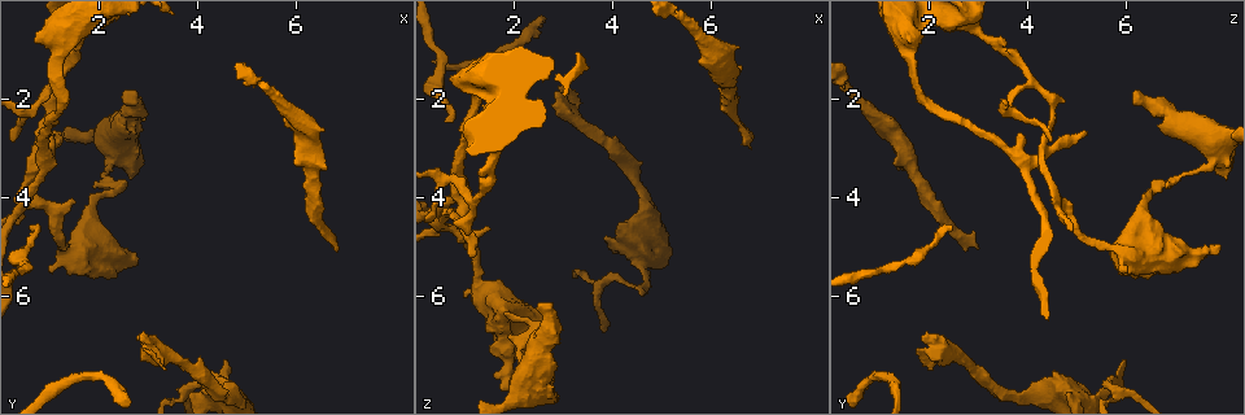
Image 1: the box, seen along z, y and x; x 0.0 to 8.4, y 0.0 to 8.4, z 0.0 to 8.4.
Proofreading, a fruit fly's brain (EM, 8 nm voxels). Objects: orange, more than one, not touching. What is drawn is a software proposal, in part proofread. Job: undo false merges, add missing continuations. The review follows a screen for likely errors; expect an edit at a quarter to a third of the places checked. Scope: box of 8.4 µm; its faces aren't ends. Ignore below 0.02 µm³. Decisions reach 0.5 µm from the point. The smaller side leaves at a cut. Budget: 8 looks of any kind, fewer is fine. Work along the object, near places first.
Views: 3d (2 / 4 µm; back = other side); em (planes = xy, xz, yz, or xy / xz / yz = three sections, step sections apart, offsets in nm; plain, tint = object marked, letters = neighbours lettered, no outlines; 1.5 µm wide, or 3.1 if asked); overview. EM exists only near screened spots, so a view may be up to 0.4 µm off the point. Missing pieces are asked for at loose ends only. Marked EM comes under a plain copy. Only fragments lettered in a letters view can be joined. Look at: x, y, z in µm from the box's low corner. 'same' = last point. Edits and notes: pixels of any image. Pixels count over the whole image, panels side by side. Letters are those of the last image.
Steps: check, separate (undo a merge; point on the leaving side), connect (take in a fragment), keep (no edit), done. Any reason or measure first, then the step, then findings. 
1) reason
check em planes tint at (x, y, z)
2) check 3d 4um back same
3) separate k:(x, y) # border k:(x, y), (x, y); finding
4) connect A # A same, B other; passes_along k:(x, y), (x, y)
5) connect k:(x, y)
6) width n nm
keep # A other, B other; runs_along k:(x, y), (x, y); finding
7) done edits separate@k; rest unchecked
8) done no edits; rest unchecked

thick end
check 3d 2um at (0.75, 0.85, 1.70)

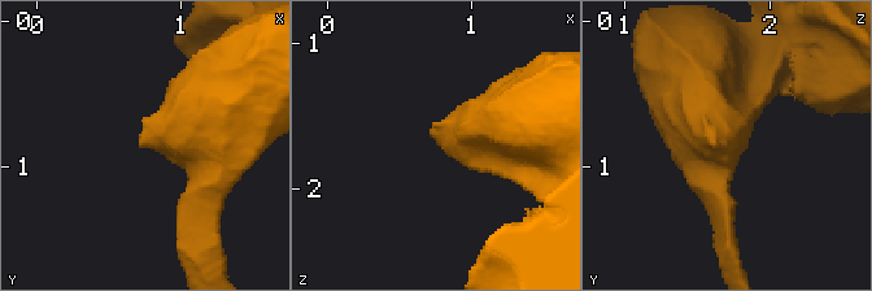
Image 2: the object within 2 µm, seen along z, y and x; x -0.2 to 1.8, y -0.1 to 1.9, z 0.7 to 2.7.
check em xz step 8 letters at (0.76, 0.86, 1.66)

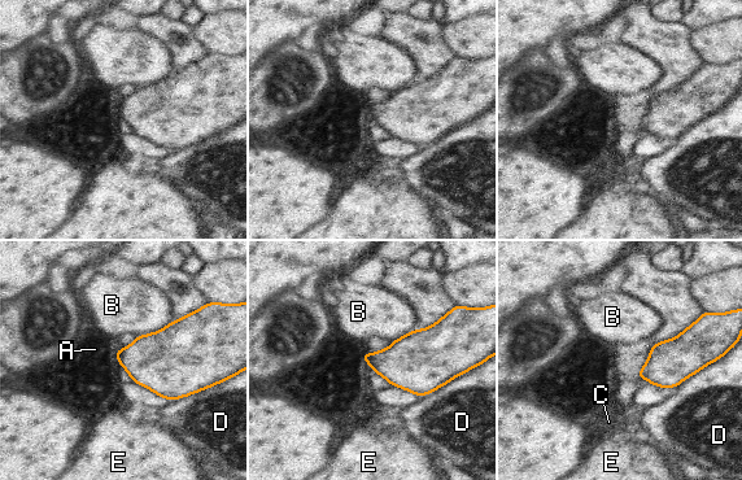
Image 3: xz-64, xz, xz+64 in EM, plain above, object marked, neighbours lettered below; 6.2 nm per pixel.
keep # A other, B other, C other, D other, E other; border 3:(114, 349), (116, 358); no lettered fragment goes on from it

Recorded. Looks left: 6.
free end
check 3d 2um at (1.20, 2.65, 5.20)

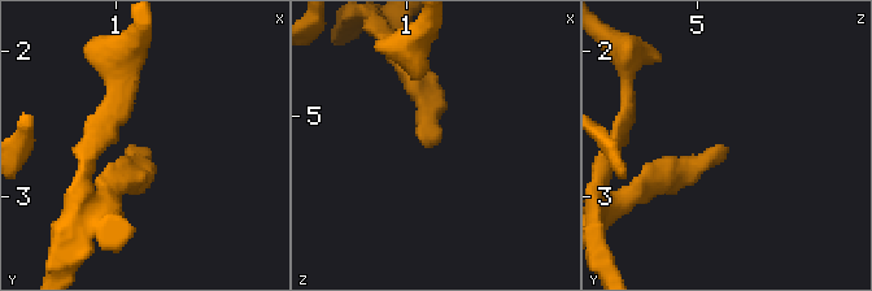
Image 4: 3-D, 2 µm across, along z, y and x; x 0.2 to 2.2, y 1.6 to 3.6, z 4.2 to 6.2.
now the EM
check em xy step 8 letters at (1.20, 2.68, 5.22)

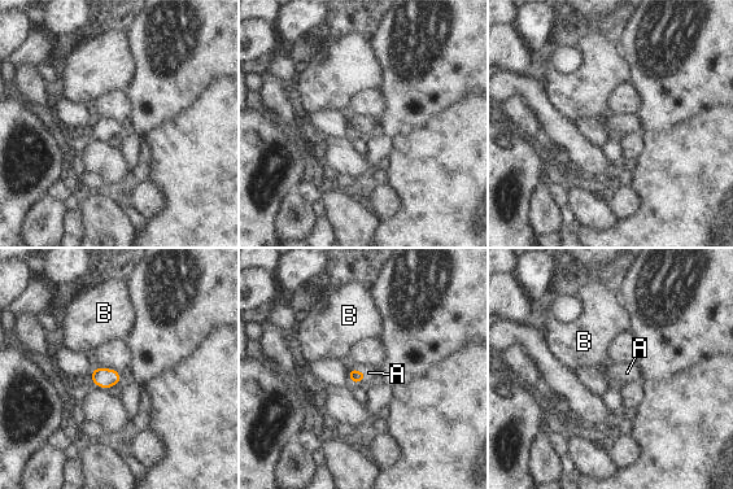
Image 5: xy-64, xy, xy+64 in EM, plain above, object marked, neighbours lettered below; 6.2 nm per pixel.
another direction
check em planes letters same

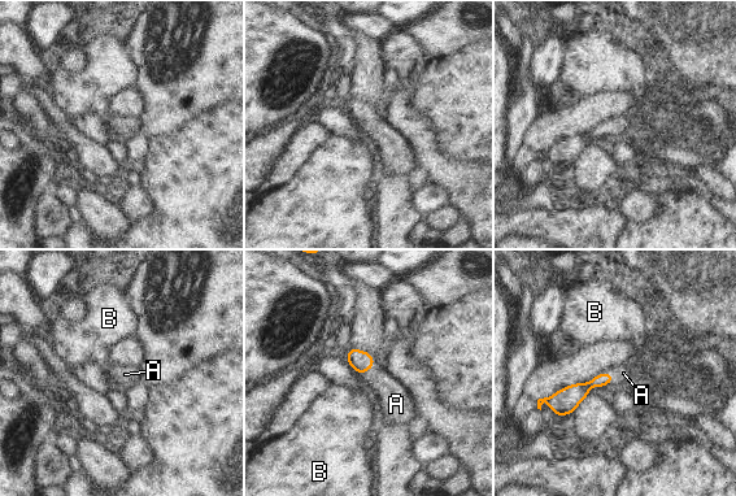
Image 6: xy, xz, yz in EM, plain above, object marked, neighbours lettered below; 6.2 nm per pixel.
longest_contact A 80 nm
connect A # A same, B other; the neuron continues

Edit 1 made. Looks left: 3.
free end
check em yz step 8 tint at (6.75, 4.95, 2.95)

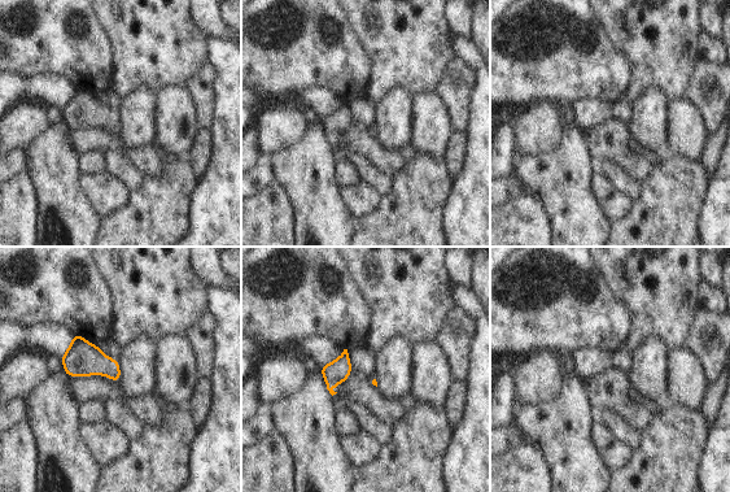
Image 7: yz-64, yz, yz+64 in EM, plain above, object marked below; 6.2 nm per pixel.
what lies round it
check em yz step 8 letters same

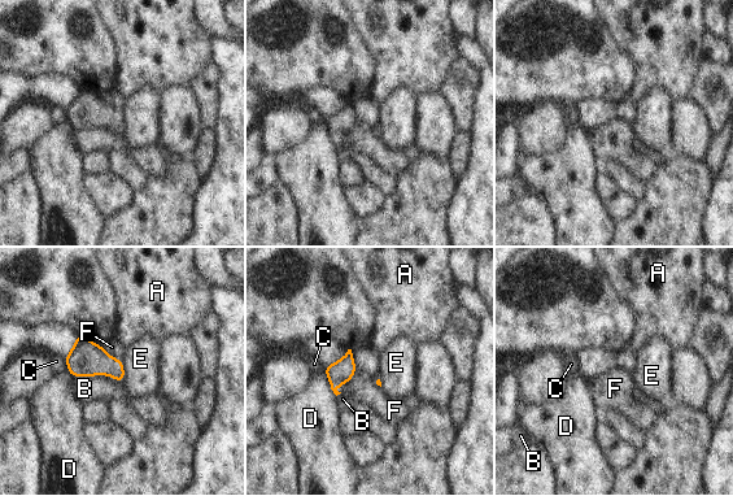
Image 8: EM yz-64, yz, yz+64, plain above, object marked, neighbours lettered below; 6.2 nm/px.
width 110 nm
keep # A other, B other, C other, D other, E other, F other; border 8:(121, 360), (123, 383); no lettered fragment goes on from it

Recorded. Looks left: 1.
done edits connect@6; rest unchecked

